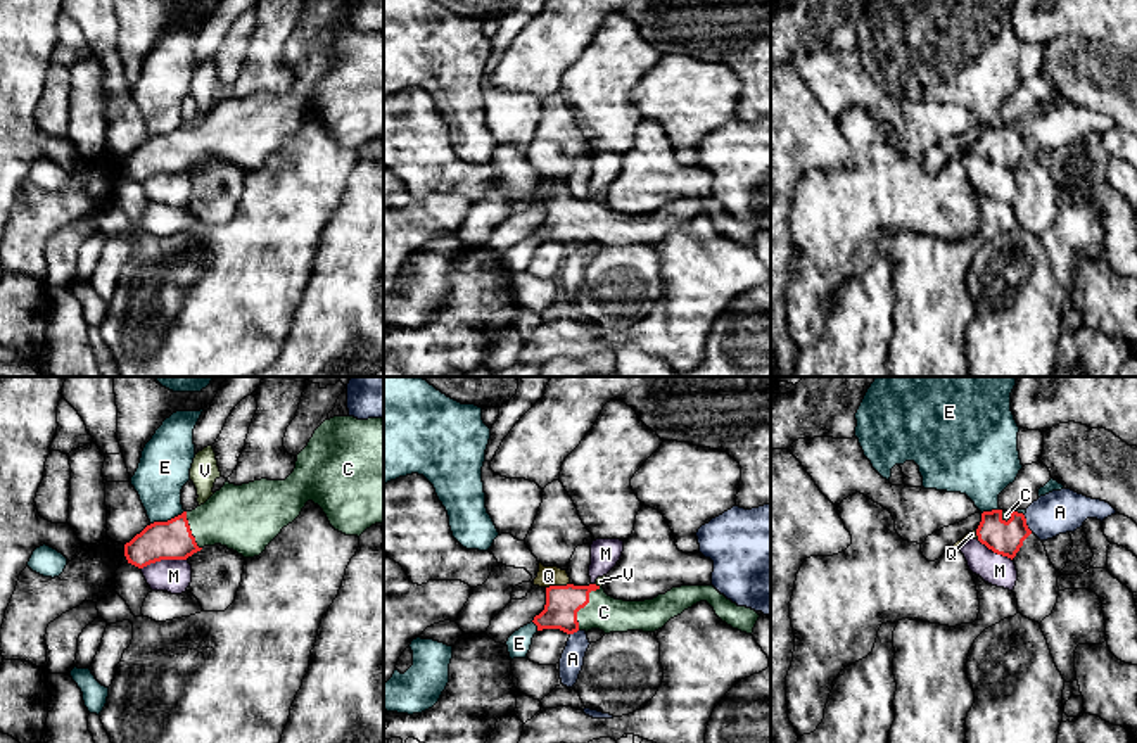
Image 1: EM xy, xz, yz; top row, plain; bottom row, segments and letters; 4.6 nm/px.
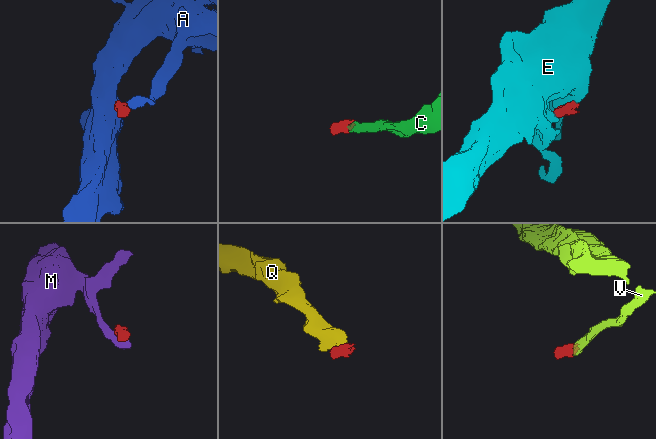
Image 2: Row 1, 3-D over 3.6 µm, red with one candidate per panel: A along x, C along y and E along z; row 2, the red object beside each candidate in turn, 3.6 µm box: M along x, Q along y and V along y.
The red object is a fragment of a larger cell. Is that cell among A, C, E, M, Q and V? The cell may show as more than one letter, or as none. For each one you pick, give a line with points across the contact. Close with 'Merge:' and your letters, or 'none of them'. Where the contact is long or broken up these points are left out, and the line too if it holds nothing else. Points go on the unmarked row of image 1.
C: Path across: xz (562, 215), (567, 220), (583, 220), (603, 225)
Q: Path across: xz (562, 215), (557, 199), (548, 189)
Merge: C, Q

